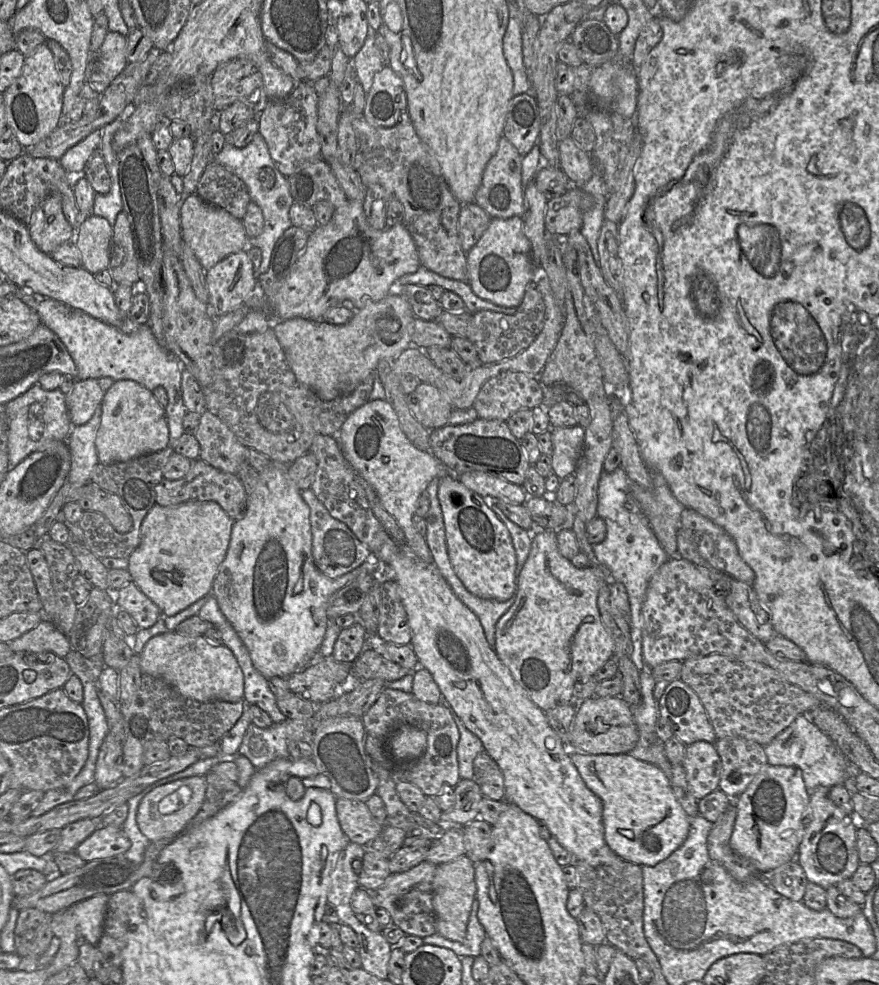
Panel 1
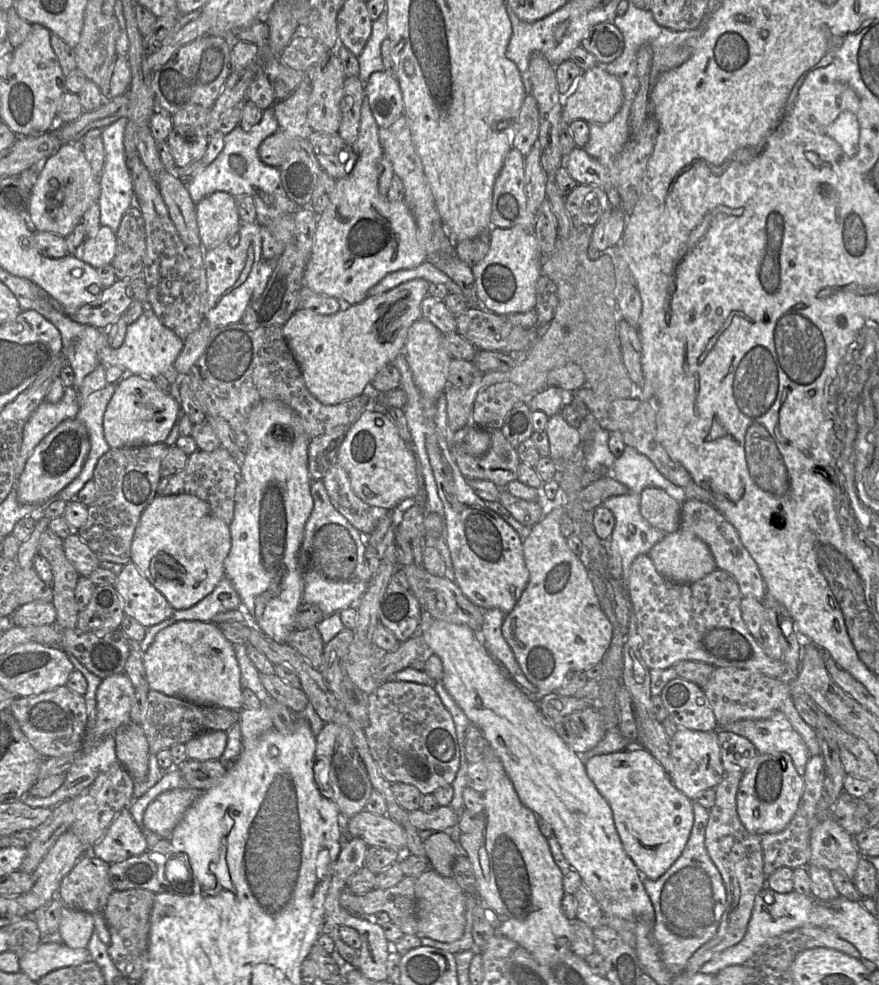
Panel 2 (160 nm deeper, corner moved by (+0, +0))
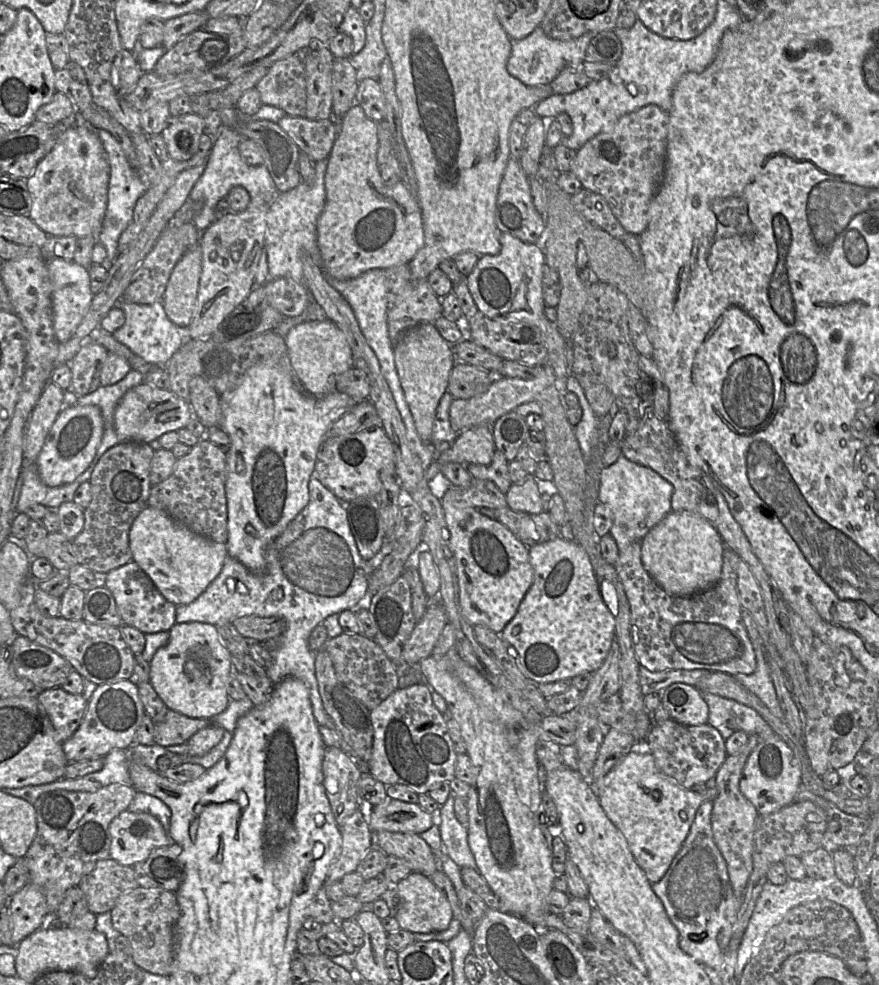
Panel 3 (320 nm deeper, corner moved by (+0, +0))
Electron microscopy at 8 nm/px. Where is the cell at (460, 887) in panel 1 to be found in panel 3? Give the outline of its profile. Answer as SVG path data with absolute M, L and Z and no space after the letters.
M412 872L396 886L393 886L382 898L395 917L400 929L412 933L439 933L445 931L453 920L451 906L443 893L431 879L423 874Z

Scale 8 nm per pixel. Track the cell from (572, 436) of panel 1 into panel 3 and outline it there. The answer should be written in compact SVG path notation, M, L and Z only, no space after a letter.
M501 232L498 235L501 251L497 255L480 256L473 271L466 277L468 289L479 311L500 322L524 321L537 326L547 349L547 363L553 368L559 384L559 396L564 397L568 377L566 365L566 339L560 334L555 322L545 316L542 291L542 267L545 256L541 244L525 243L518 238Z

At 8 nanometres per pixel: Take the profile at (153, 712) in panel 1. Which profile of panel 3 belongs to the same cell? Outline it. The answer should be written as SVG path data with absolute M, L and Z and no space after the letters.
M169 709L164 719L154 724L154 743L162 747L181 745L186 743L198 730L211 724L211 719L190 718Z

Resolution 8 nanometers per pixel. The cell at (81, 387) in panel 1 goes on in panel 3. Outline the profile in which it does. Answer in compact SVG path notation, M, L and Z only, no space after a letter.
M84 343L70 363L70 390L77 398L90 394L100 385L100 373L109 352L99 344Z

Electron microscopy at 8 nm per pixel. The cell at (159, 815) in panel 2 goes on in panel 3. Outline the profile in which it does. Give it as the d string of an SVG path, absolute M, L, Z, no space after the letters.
M127 810L111 821L109 834L109 858L128 867L145 861L153 850L174 843L154 816Z

